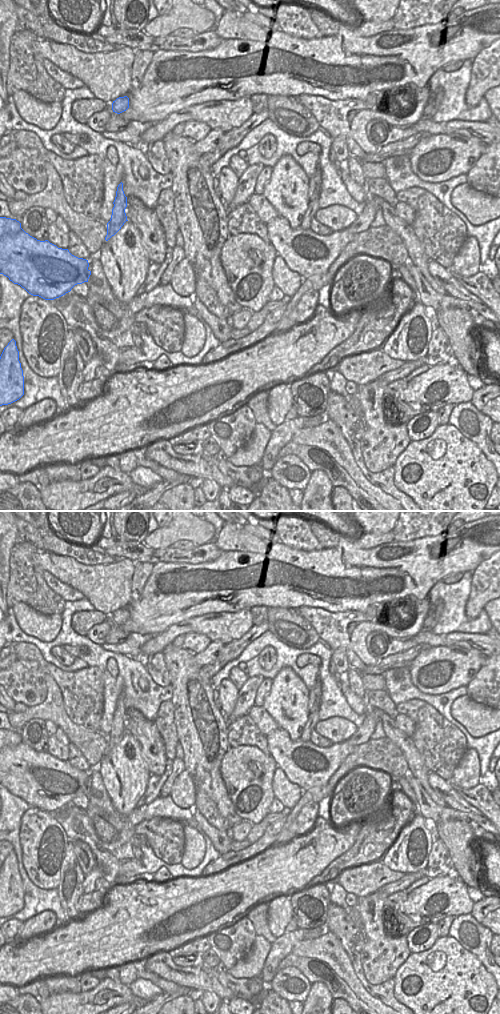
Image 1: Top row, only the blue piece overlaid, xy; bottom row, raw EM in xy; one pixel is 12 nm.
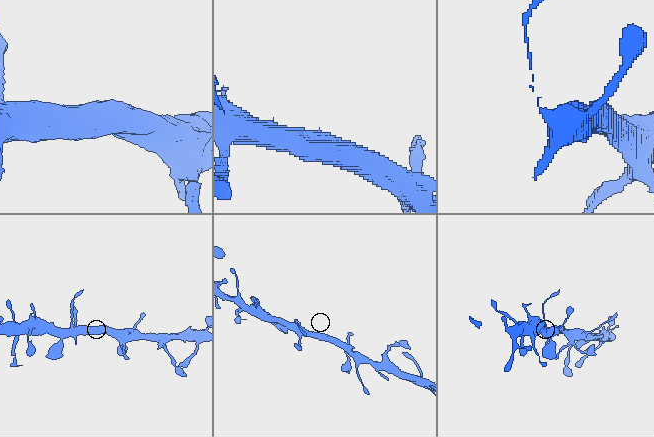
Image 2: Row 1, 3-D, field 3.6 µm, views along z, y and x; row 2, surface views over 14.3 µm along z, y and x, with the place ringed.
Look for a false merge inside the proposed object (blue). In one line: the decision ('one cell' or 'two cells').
two cells

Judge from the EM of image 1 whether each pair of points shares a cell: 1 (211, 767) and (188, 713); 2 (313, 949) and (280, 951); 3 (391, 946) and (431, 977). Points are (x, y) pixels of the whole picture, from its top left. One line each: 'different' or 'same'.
1: same
2: different
3: different

